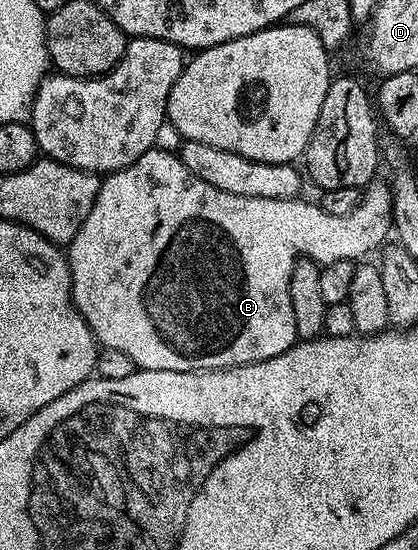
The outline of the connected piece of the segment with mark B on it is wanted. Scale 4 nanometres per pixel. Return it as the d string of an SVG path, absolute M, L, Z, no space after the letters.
M154 146L150 150L146 150L139 158L132 164L128 164L125 168L120 168L117 172L107 173L100 181L100 189L98 194L94 198L94 206L90 206L90 214L86 214L86 218L82 222L82 226L78 230L78 234L74 234L71 244L67 245L66 255L68 257L68 267L72 269L72 300L76 303L76 308L79 309L81 314L84 315L84 320L87 321L89 328L92 329L93 335L101 345L104 345L107 349L114 348L121 351L122 354L126 354L132 359L137 369L141 368L154 368L158 370L178 370L179 372L185 371L187 360L212 360L208 362L214 362L215 367L218 368L230 368L238 364L248 364L254 360L265 360L271 356L277 356L286 351L287 348L291 348L293 344L297 343L298 337L296 334L296 314L295 306L292 305L292 271L294 271L296 262L299 256L311 254L311 257L318 261L321 265L329 264L332 261L338 260L356 260L357 258L364 258L371 248L378 247L386 238L389 230L391 233L393 227L393 191L391 187L386 183L376 184L371 183L362 194L362 203L360 212L339 214L333 212L330 214L329 209L322 207L319 203L312 204L310 202L302 202L303 199L293 198L290 200L283 200L278 197L262 197L257 195L244 195L241 192L233 192L228 188L221 186L219 183L213 182L211 179L205 178L201 173L193 170L179 155L175 156L172 152L167 152L166 149L160 148L161 146Z

